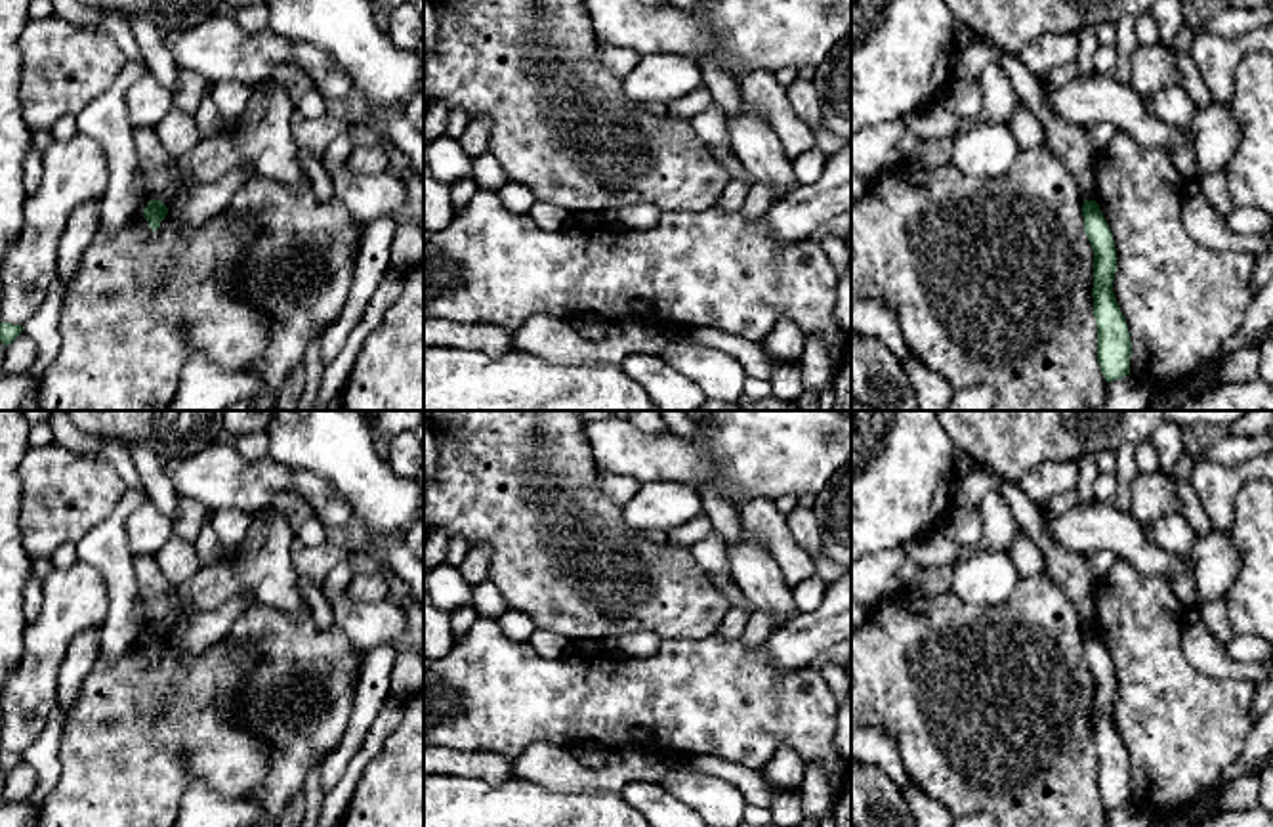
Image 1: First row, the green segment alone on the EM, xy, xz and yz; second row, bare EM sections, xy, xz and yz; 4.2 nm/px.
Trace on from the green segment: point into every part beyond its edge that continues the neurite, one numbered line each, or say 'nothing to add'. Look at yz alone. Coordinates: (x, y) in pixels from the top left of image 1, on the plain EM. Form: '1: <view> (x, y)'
1: yz (1071, 572)

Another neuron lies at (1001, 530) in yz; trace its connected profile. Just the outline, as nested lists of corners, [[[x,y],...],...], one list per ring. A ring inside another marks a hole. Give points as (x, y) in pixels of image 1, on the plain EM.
[[[991,489],[975,508],[979,510],[985,525],[985,535],[975,548],[1008,552],[1019,537],[1021,527],[1017,525],[1004,497],[998,489]]]

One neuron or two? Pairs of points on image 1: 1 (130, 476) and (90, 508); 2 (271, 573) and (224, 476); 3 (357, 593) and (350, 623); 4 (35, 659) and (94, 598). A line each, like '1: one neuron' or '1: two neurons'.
1: two neurons
2: two neurons
3: two neurons
4: one neuron

